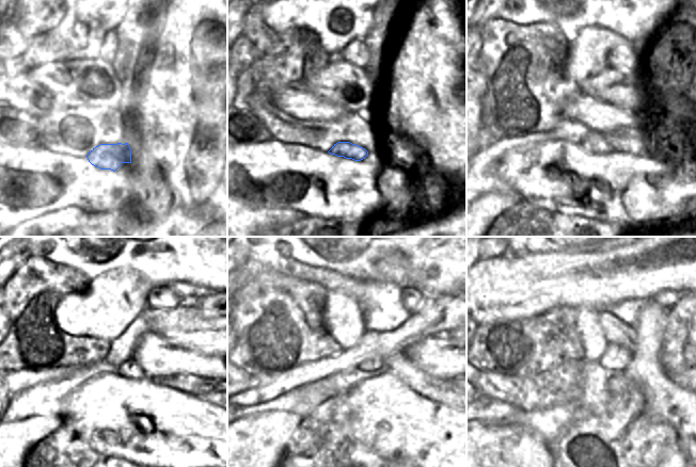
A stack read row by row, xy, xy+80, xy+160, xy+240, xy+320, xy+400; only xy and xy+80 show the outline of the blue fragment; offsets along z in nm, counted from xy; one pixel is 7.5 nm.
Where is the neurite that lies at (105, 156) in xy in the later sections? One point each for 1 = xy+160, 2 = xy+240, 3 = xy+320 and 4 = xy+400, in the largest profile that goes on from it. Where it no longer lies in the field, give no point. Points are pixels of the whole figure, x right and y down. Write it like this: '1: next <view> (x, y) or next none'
1: next xy+160 (595, 143)
2: next xy+240 (129, 369)
3: next xy+320 (376, 363)
4: next xy+400 (615, 357)

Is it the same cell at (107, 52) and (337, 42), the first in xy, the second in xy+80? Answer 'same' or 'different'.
different

